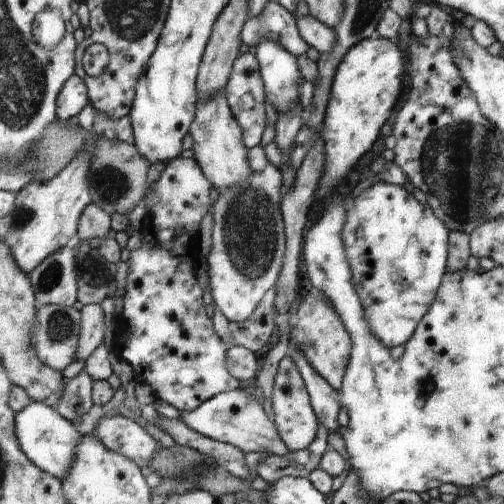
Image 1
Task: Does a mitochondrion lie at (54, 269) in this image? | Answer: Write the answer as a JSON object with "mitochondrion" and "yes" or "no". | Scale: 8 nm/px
{"mitochondrion":"yes"}

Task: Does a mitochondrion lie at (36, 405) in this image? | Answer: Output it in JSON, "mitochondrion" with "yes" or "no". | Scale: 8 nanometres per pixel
{"mitochondrion":"no"}

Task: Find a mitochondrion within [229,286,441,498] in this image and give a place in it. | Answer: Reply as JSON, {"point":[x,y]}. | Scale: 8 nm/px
{"point":[425,388]}

